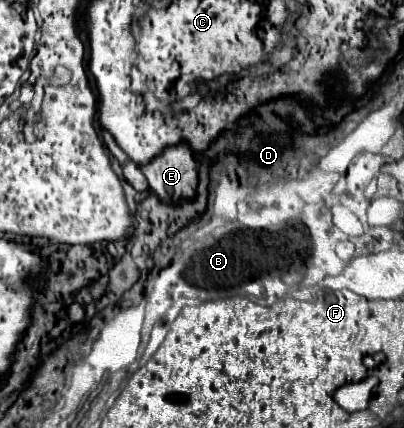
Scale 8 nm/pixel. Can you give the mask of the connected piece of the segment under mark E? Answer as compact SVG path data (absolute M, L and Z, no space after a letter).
M186 141L162 149L160 155L146 165L138 165L138 169L148 179L150 189L166 201L192 199L196 193L196 165Z

